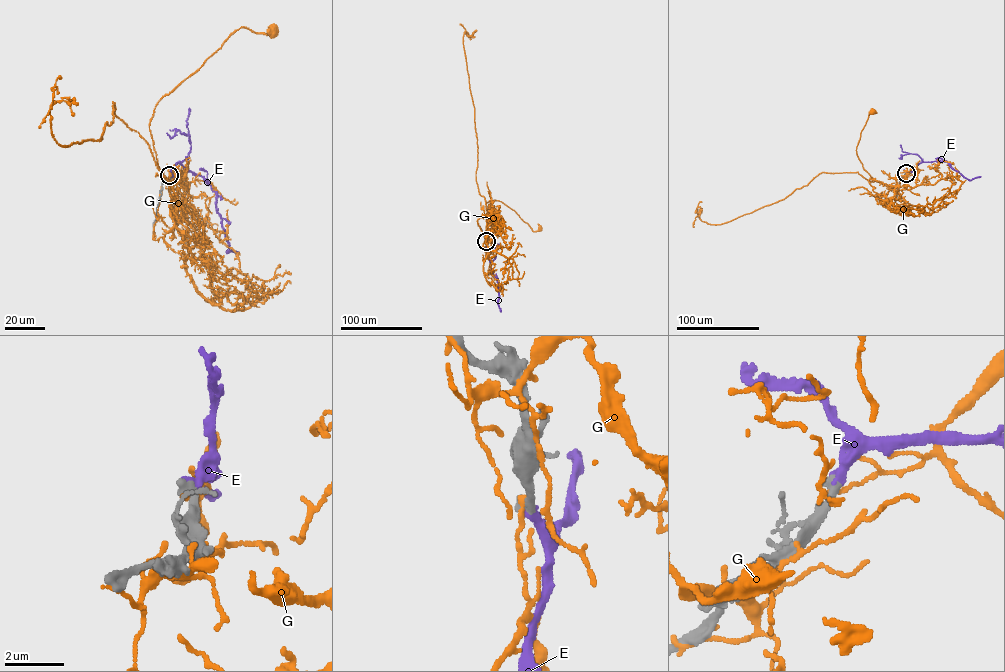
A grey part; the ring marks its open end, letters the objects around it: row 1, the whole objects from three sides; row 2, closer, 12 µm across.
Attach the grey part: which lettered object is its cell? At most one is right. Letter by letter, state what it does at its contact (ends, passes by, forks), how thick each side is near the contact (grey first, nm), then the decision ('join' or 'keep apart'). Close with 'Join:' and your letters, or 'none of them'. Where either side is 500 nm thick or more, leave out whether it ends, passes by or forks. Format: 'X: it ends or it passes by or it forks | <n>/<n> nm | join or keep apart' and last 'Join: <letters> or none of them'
E: it ends | 380/360 nm | join
G: it ends | 400/170 nm | keep apart
Join: E

